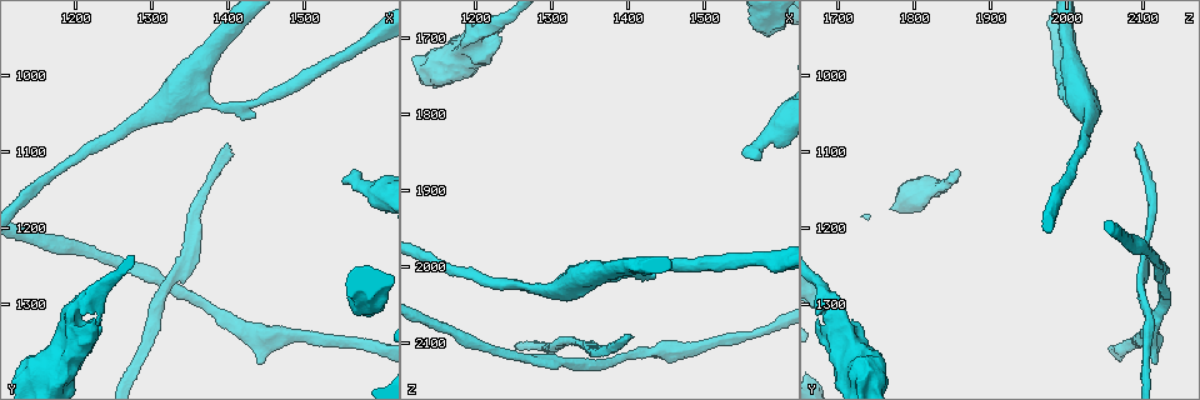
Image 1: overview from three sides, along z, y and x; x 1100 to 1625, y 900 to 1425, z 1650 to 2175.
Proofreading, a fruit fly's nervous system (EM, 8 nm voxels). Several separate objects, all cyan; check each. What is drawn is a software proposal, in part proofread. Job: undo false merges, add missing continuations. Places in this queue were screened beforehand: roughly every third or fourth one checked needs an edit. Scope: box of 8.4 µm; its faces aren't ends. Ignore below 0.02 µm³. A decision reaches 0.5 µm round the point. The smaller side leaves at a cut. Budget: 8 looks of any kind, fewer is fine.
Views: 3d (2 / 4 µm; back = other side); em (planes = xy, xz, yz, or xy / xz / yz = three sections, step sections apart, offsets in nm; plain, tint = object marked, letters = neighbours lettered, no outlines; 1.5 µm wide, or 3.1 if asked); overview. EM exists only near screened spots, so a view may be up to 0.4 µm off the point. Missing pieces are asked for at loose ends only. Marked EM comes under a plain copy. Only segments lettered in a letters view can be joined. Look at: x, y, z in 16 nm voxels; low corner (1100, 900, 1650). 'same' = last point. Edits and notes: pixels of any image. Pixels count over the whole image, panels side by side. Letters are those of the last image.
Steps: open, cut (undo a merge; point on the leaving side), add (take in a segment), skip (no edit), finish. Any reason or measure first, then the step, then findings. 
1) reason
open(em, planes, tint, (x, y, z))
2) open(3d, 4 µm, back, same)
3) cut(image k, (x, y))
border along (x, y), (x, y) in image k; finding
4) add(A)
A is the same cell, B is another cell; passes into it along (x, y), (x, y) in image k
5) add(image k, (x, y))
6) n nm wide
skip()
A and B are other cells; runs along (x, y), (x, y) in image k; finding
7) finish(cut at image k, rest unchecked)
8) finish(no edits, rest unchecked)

an open end
open(em, xy, step 4, letters, (1400, 1085, 2100))

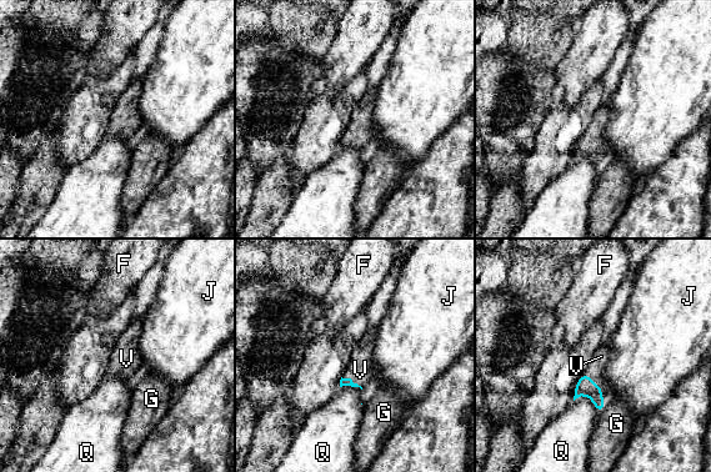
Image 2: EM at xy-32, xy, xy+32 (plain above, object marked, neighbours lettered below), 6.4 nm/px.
open(em, planes, letters, same)

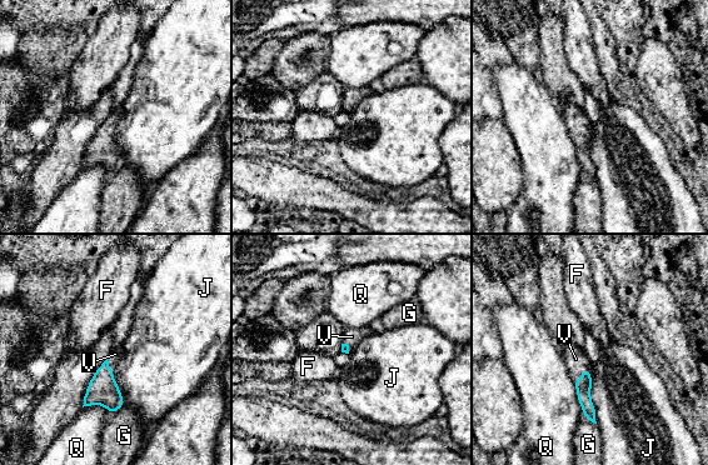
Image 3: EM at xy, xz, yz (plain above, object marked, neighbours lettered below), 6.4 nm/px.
add(V)
V is the same cell, F, G, J and Q are other cells; passes into it along (583, 385), (582, 374), (576, 359) in image 3; the neuron continues

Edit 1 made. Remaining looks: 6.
redraw
open(overview)

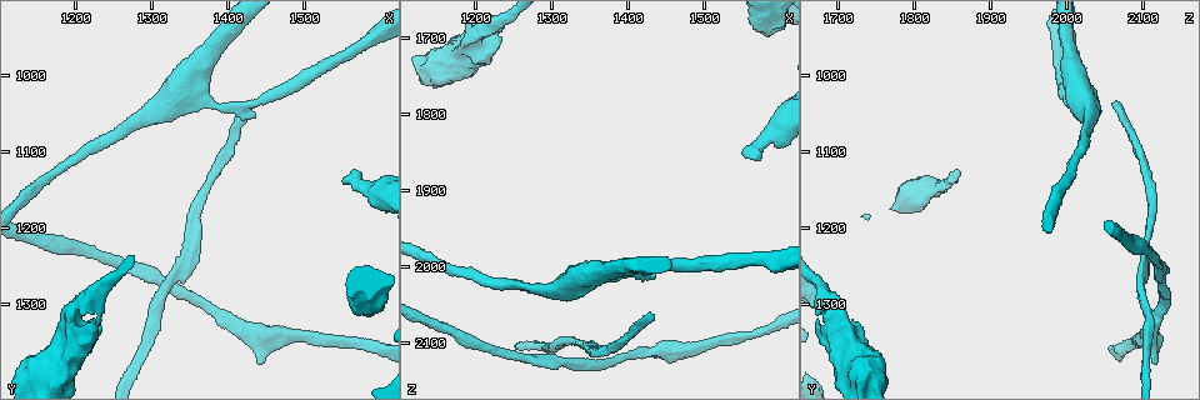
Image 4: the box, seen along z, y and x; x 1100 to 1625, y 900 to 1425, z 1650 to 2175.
branch stops here
open(em, xy, step 4, letters, (1440, 1380, 2115))

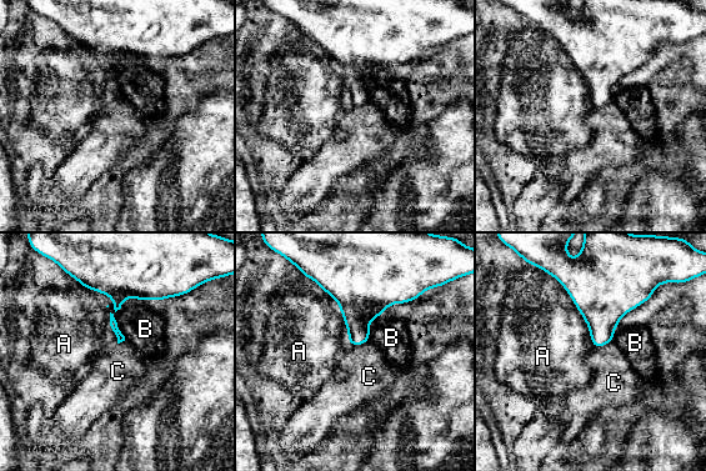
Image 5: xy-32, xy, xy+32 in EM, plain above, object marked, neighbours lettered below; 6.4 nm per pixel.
skip()
A, B and C are other cells; runs along (90, 282), (136, 287), (161, 296) in image 5; no lettered segment goes on from it

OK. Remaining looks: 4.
thick end
open(3d, 2 µm, (1585, 1315, 1695))

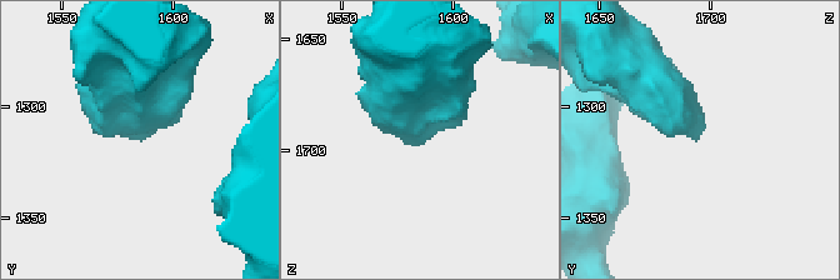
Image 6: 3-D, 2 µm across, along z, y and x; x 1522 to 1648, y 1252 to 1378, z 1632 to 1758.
open(em, planes, letters, (1584, 1317, 1694))

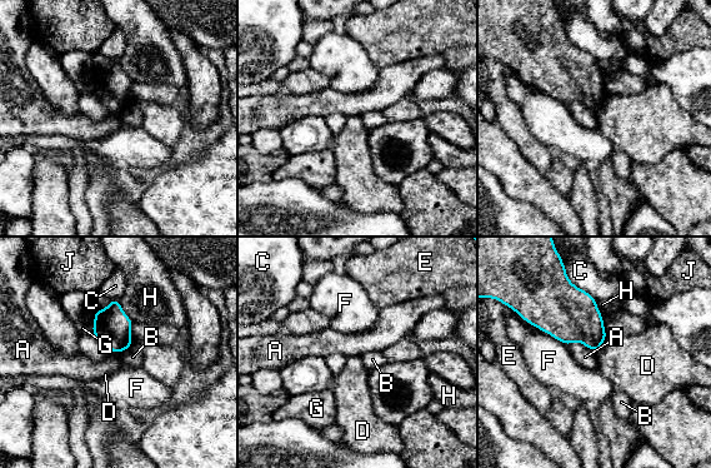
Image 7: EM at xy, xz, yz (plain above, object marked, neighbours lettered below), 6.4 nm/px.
skip()
A, B, C, D, E, F, G, H and J are other cells; border along (607, 337), (596, 353) in image 7; no lettered segment goes on from it

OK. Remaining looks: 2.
finish(add at image 3, rest unchecked)

